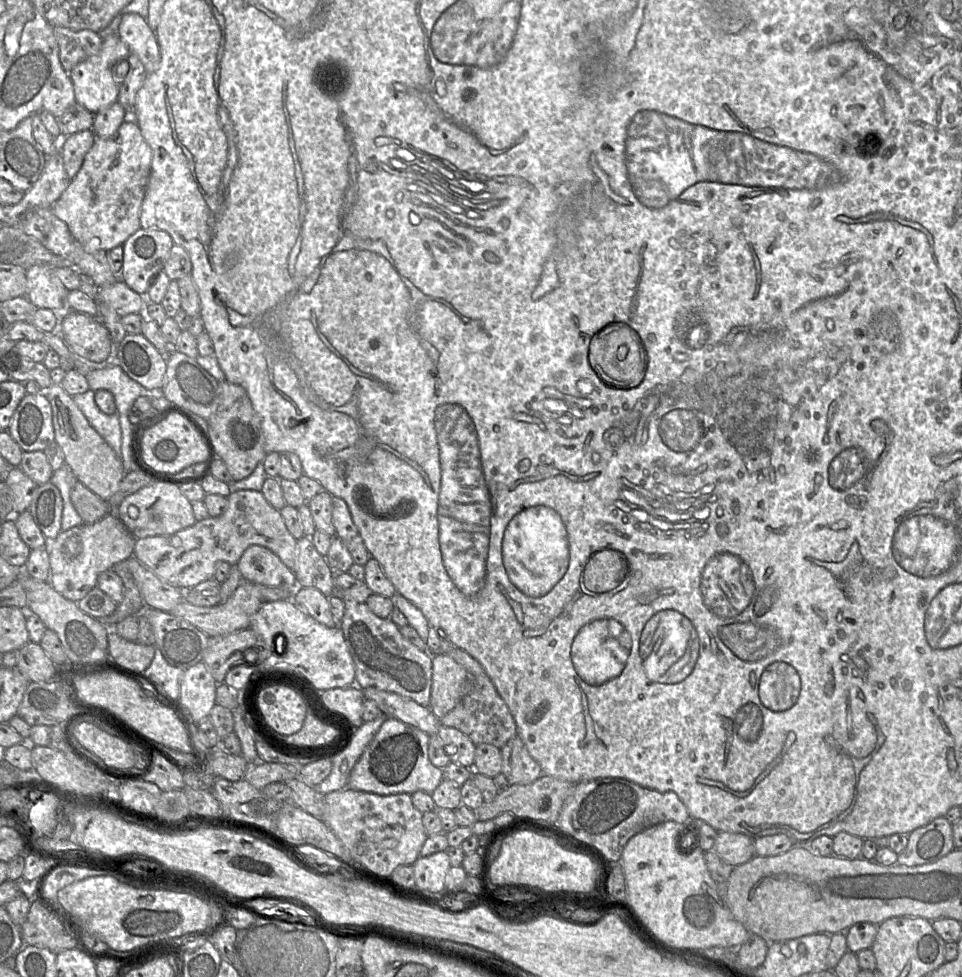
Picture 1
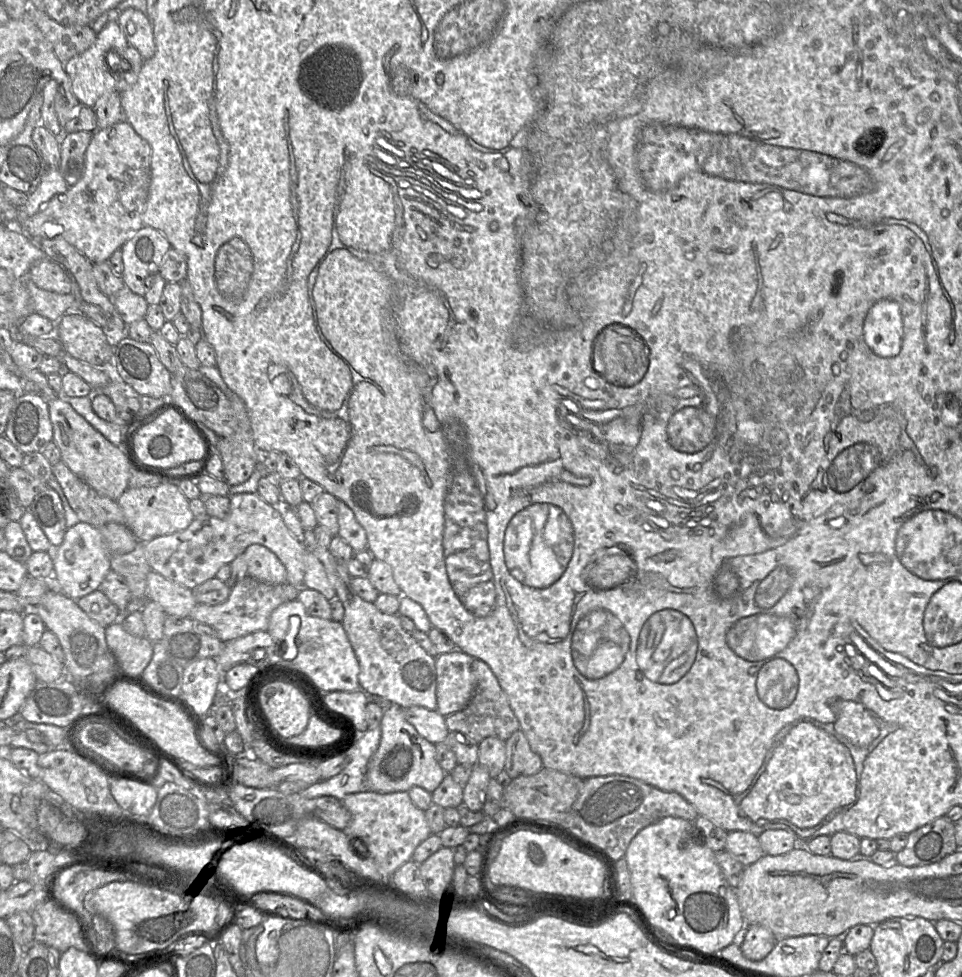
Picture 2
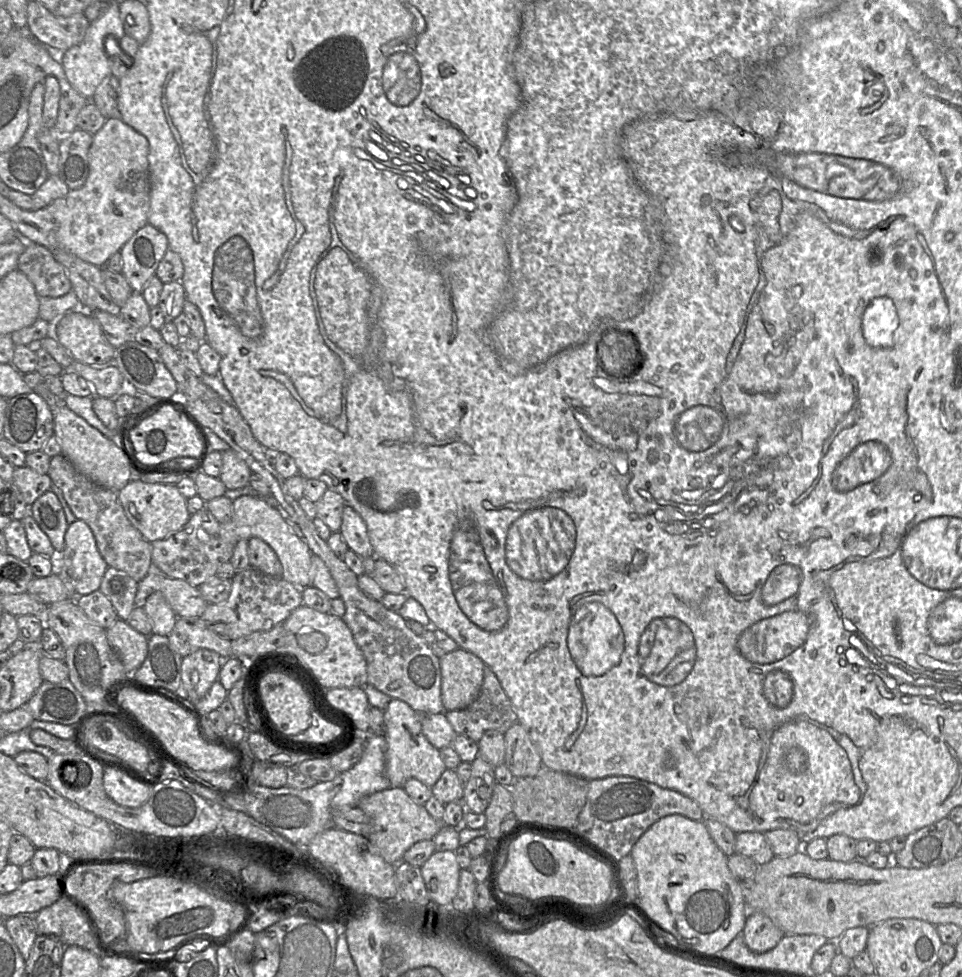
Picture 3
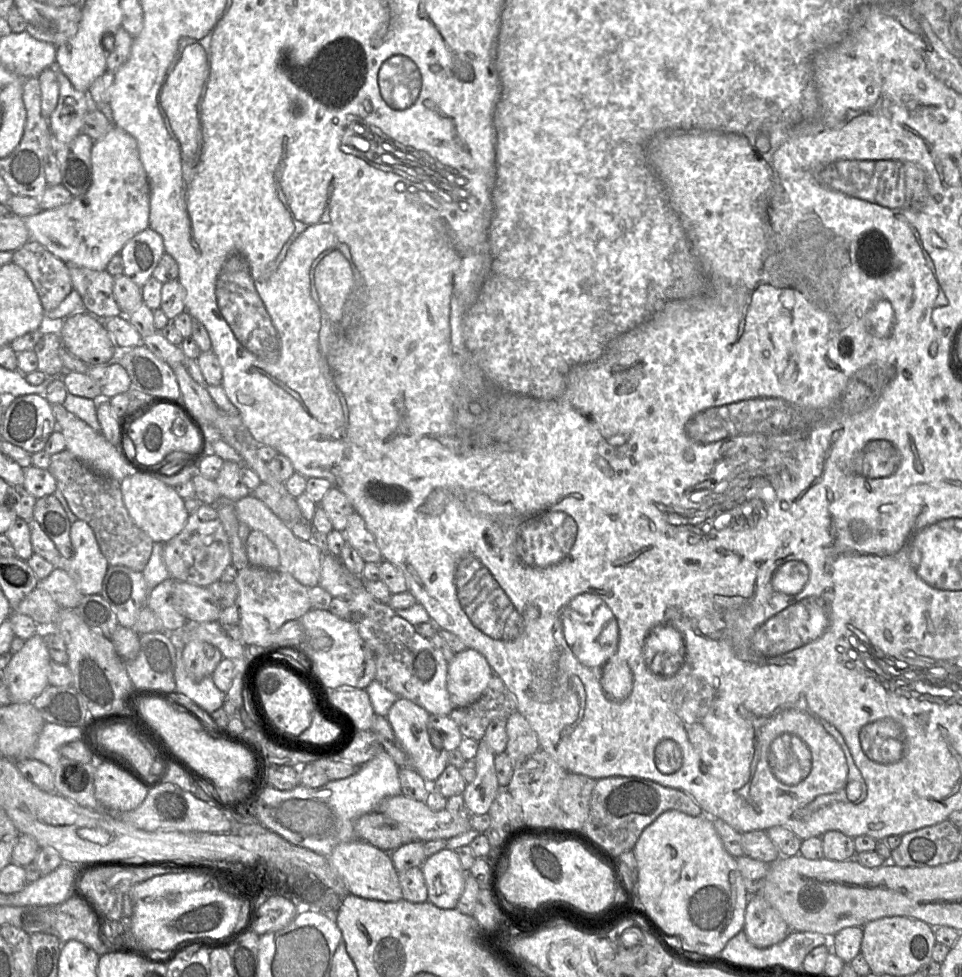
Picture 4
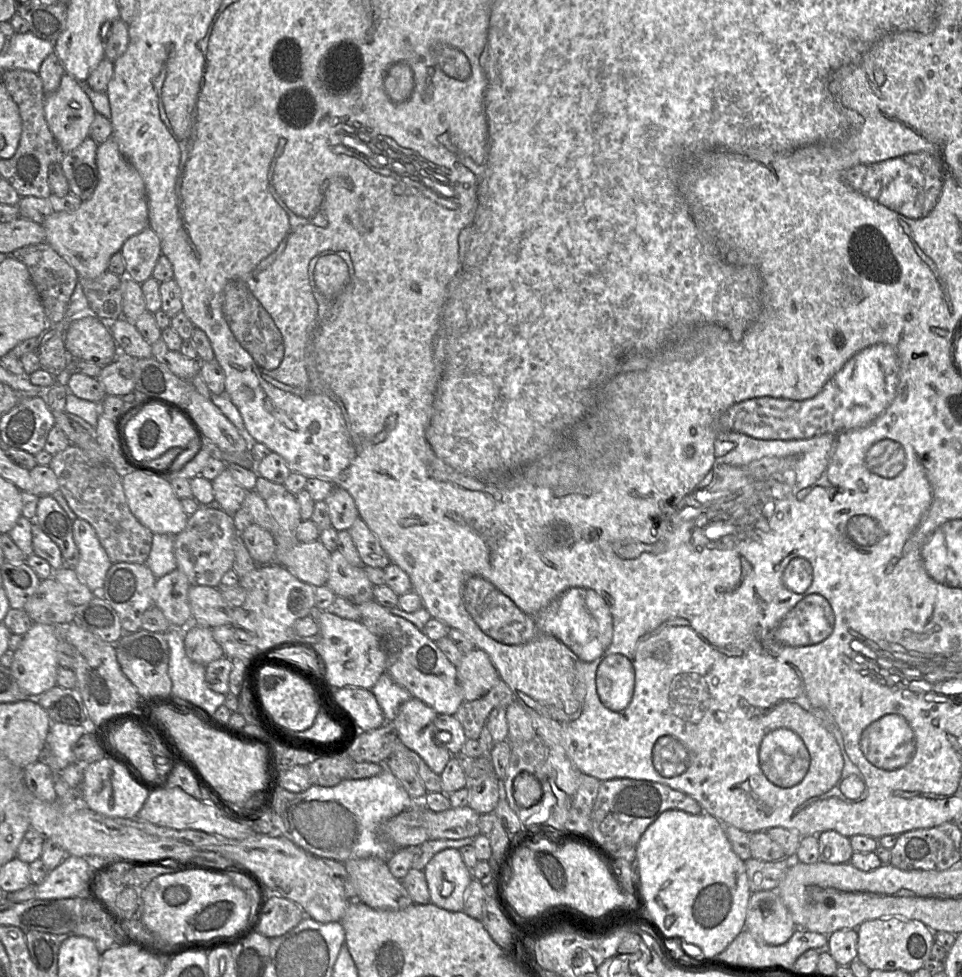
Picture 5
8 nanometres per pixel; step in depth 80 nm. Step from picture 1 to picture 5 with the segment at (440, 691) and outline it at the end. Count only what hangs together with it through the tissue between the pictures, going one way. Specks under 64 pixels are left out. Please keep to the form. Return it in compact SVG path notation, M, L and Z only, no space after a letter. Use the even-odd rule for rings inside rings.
M479 648L465 653L456 668L464 701L482 697L500 680L490 657Z

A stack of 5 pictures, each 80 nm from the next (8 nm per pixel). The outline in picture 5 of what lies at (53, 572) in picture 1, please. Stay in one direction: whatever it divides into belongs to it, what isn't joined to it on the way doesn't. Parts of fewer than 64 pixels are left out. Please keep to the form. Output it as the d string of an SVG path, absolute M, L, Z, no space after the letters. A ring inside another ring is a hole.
M76 518L72 528L79 549L79 561L74 570L81 582L97 595L102 590L106 574L113 563L94 528L87 521Z

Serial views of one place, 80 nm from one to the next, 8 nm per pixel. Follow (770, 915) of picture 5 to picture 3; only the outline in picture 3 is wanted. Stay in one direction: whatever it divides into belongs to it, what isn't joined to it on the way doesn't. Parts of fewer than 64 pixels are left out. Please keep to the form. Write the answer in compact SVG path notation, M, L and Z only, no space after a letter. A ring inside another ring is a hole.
M748 911L743 928L743 937L747 947L756 953L773 949L784 933L773 921L759 911Z

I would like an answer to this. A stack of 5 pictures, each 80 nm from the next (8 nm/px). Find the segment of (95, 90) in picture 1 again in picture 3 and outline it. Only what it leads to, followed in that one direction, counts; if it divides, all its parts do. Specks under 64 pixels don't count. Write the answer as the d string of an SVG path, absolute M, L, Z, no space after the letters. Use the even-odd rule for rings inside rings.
M109 1L106 10L89 24L82 42L58 55L70 85L88 101L91 101L99 84L107 76L112 75L109 67L108 48L112 48L115 44L119 50L119 40L124 35L119 4L116 1Z

